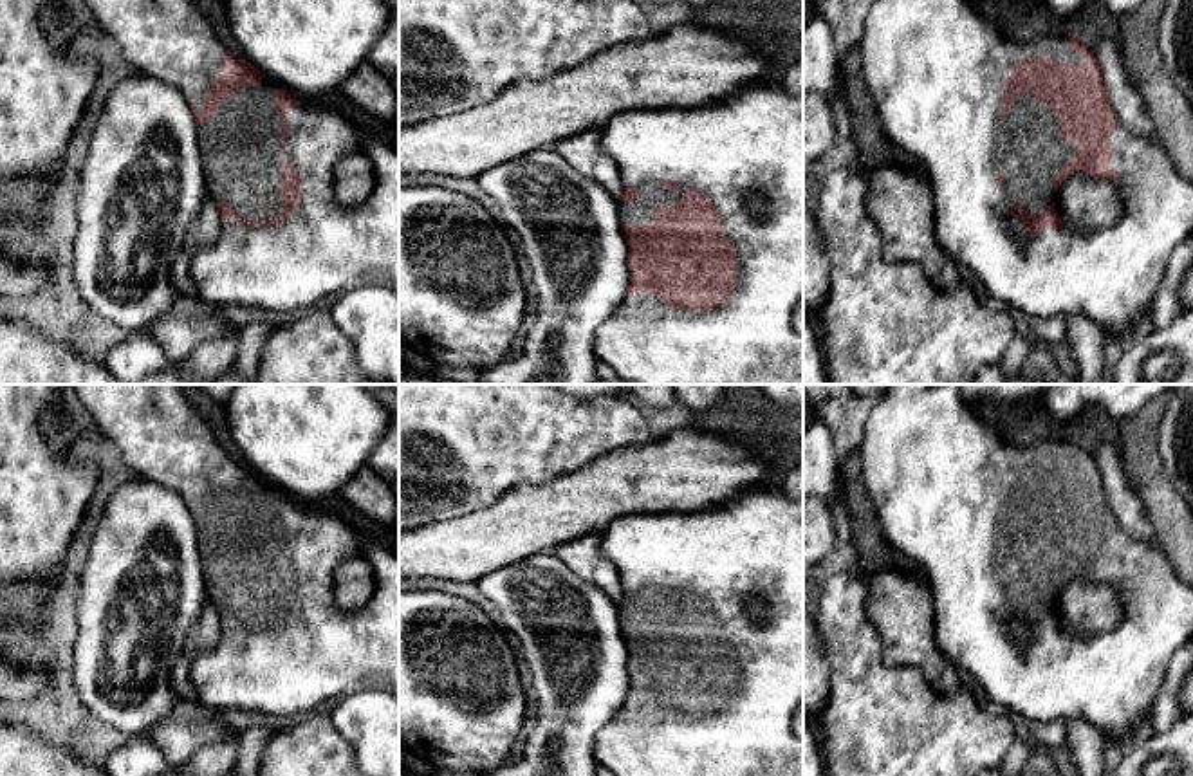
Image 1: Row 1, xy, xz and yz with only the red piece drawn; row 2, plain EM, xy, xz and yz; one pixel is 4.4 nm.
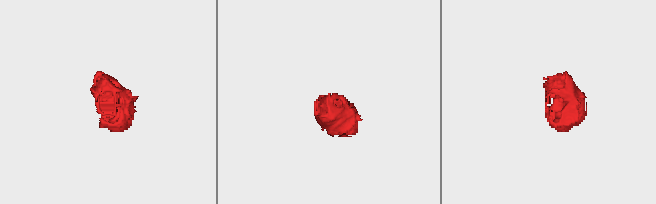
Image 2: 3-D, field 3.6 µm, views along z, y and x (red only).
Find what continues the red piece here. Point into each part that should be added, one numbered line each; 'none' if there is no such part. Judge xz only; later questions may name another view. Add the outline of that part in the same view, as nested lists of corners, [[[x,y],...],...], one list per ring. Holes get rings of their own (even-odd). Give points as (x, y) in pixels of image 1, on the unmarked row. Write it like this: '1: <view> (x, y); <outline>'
1: xz (751, 547); [[[774,487],[767,493],[756,489],[727,503],[693,513],[621,516],[601,532],[599,552],[617,570],[623,592],[639,592],[643,596],[632,606],[619,605],[621,628],[650,628],[655,610],[679,605],[688,592],[698,592],[722,615],[722,639],[736,651],[736,691],[729,697],[729,706],[718,707],[713,715],[673,715],[661,700],[652,700],[648,693],[641,700],[626,698],[614,718],[594,736],[592,747],[597,765],[608,769],[614,776],[803,776],[803,742],[791,729],[791,718],[803,702],[803,500],[787,498]],[[753,599],[767,610],[767,619],[762,623],[754,623],[747,615],[747,605]]]

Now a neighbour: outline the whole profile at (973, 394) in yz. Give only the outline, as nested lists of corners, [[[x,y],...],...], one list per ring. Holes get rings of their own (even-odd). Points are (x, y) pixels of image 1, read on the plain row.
[[[958,384],[962,399],[978,406],[984,401],[1000,401],[1009,404],[1020,404],[1027,397],[1040,395],[1050,384]]]

